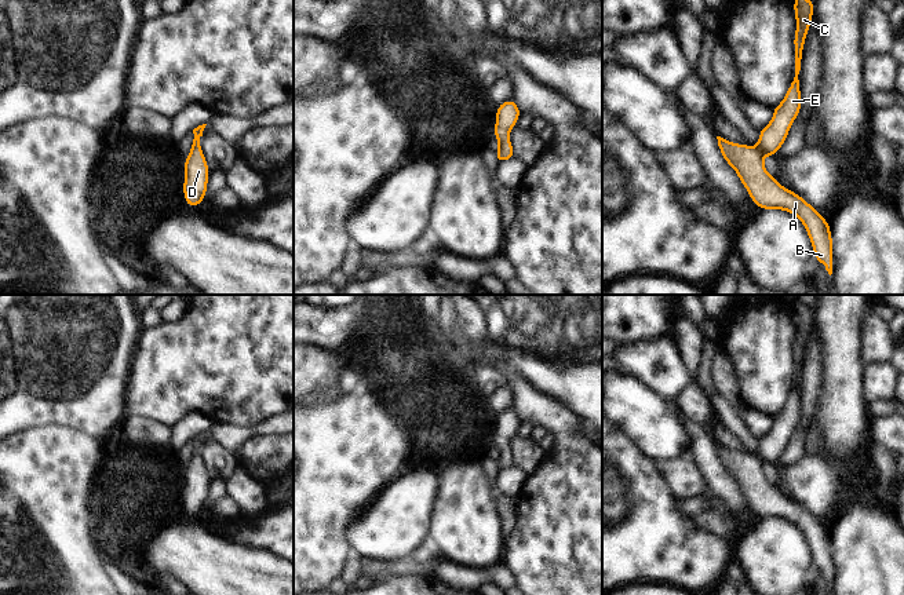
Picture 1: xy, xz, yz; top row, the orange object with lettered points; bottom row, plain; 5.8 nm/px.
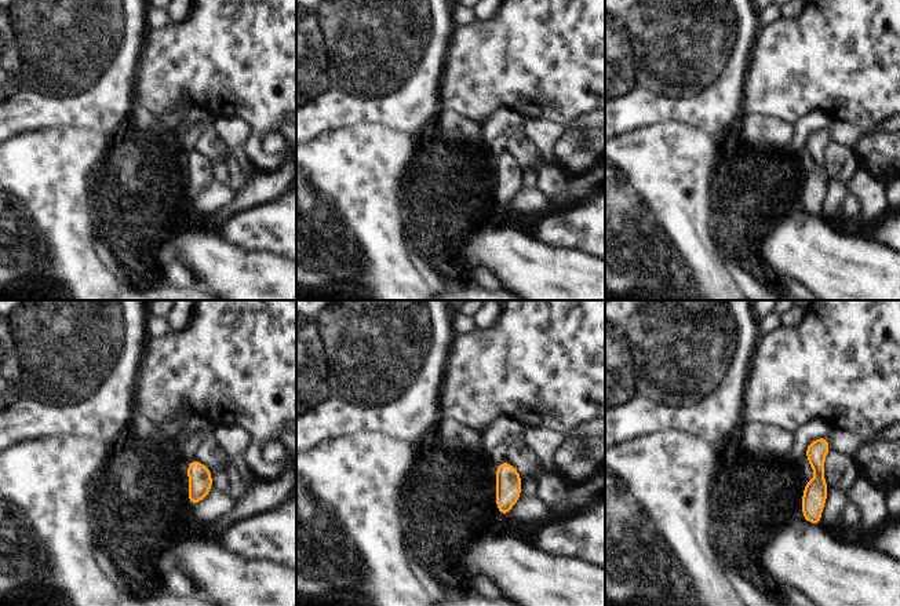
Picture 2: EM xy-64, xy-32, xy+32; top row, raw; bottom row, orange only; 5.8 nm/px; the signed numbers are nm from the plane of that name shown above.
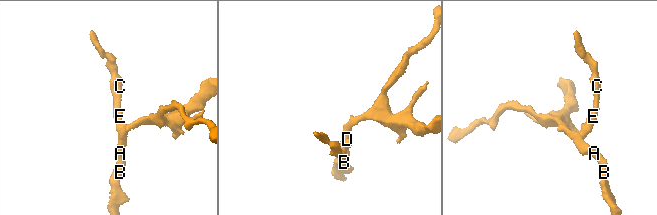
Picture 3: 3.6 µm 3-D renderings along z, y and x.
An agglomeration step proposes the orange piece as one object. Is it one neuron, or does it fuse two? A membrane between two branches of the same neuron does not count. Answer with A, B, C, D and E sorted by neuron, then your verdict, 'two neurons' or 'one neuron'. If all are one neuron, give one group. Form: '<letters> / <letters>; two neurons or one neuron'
A B C D E; one neuron

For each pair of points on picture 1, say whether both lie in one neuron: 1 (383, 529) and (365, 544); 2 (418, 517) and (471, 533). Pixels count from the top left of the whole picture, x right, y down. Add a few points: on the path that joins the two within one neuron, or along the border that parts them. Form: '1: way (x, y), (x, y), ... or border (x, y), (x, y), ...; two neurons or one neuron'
1: way (379, 533), (370, 540); one neuron
2: border (437, 488), (426, 535); two neurons

